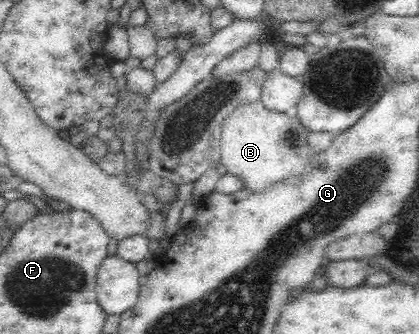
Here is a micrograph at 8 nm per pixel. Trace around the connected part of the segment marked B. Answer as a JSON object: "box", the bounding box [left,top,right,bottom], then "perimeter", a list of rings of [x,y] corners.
{"box":[220,98,312,190],"perimeter":[[[261,98],[238,105],[222,122],[220,166],[224,172],[238,175],[247,182],[248,190],[262,190],[277,180],[299,175],[307,167],[312,150],[307,143],[306,129],[294,112],[269,110]]]}

